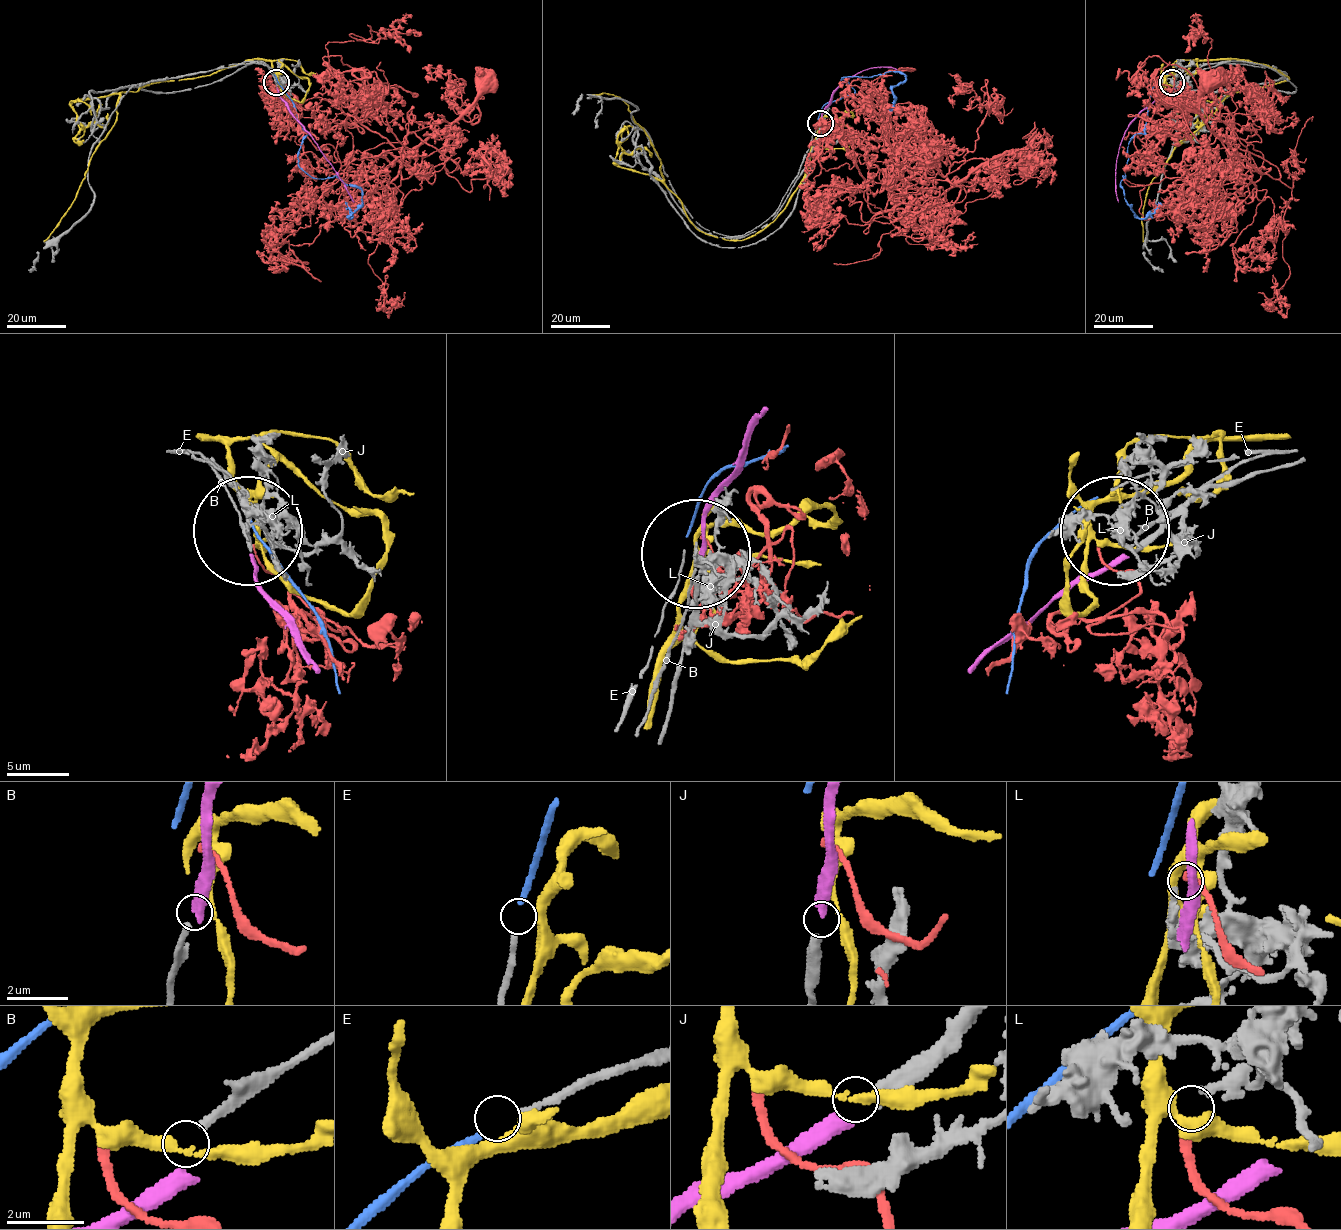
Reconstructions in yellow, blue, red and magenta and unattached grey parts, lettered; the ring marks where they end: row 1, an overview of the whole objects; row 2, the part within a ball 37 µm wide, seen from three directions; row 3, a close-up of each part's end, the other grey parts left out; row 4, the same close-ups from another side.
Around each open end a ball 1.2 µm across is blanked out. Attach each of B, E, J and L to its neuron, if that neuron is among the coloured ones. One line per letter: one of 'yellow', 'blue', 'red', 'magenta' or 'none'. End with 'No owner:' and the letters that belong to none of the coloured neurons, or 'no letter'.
B: none
E: blue
J: magenta
L: red
No owner: B

